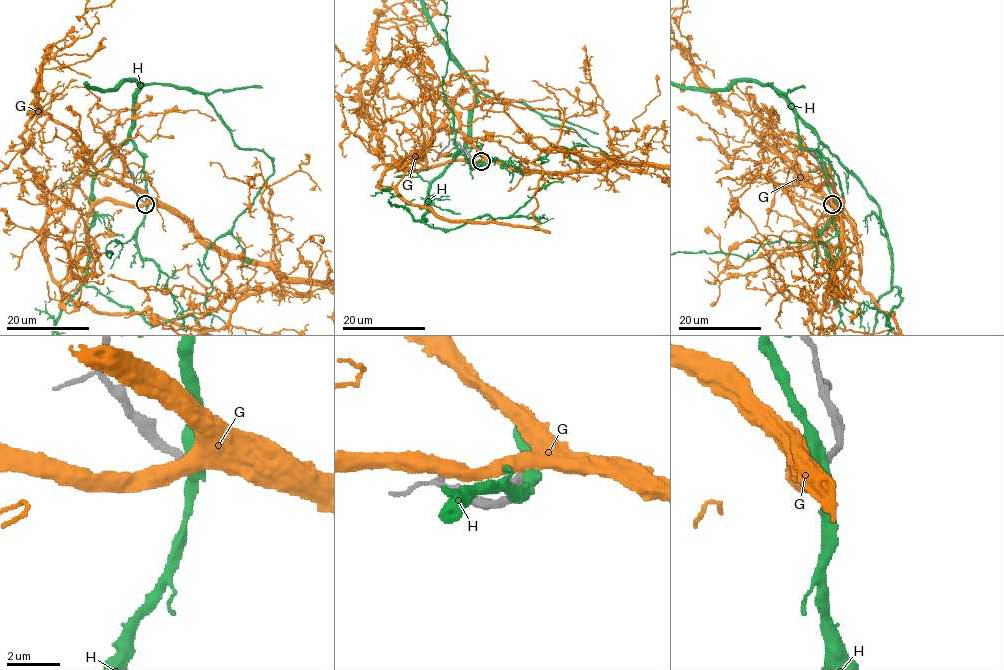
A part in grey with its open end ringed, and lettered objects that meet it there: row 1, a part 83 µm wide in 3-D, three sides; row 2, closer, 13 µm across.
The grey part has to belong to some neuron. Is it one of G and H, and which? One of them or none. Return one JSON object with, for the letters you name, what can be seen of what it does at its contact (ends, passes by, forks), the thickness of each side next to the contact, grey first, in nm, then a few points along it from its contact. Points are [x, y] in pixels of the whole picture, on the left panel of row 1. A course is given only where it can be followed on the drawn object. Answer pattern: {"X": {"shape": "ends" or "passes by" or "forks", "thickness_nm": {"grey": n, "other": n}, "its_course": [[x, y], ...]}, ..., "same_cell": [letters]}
{"same_cell": []}

